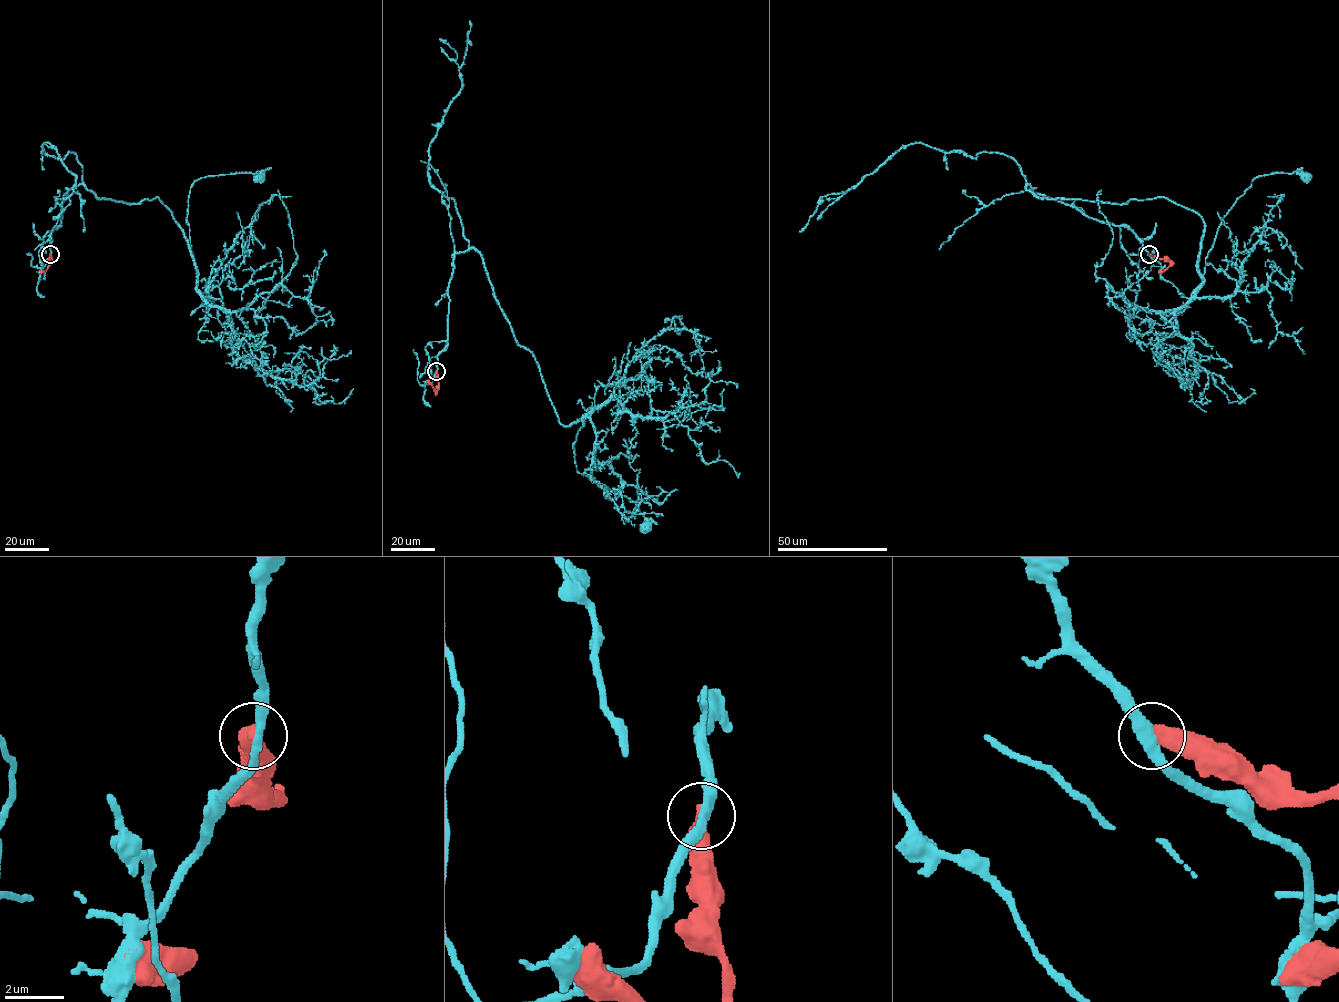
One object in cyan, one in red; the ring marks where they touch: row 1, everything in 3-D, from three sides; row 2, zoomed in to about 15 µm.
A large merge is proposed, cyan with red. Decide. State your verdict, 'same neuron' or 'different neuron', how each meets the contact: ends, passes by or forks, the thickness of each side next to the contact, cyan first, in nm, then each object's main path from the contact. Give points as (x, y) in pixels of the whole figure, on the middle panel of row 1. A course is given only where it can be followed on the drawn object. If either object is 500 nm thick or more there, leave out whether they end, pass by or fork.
different neuron | 360/600 nm | cyan via (437, 371), (454, 256), (473, 248), (559, 422), (582, 420), (572, 443), (577, 471), (628, 497), (646, 527) | red via (437, 371), (438, 388), (435, 391), (428, 380)

